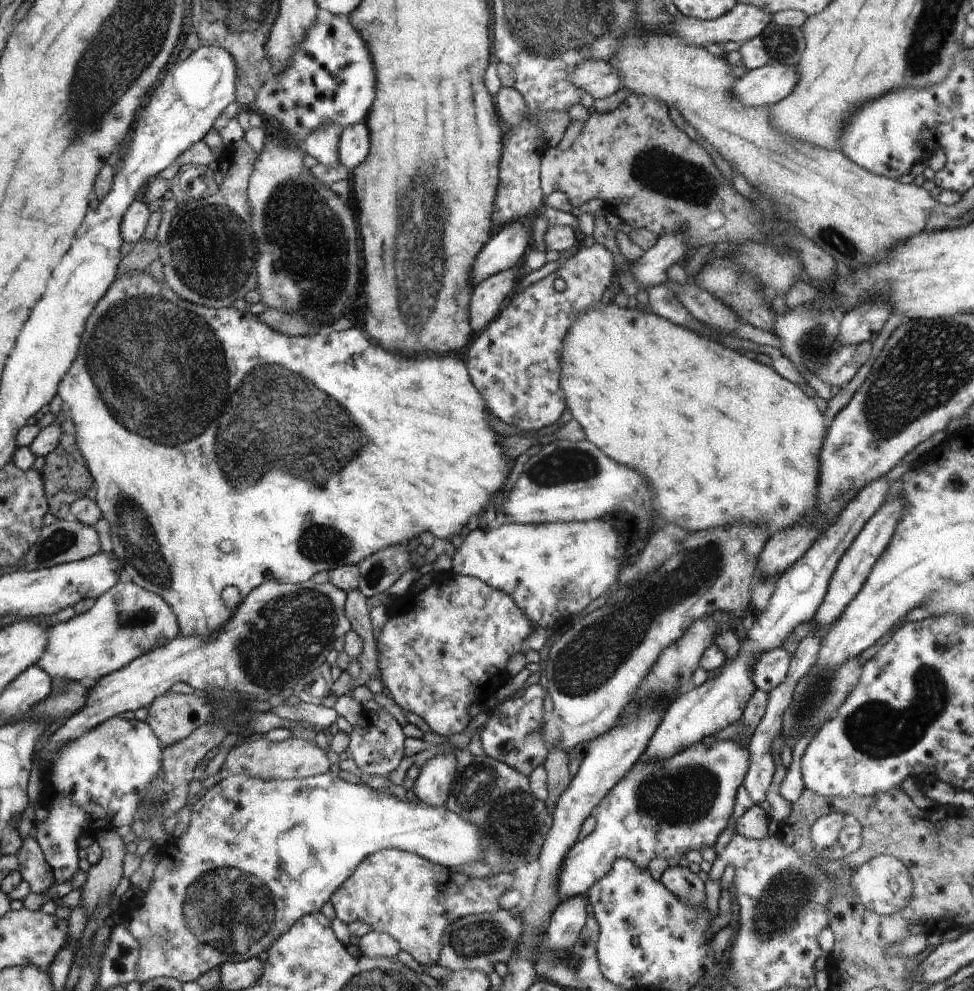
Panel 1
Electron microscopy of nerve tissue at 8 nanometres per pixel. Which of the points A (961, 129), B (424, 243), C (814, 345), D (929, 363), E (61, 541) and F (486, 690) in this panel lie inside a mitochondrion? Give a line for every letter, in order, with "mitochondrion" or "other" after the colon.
A: other
B: mitochondrion
C: mitochondrion
D: mitochondrion
E: mitochondrion
F: other

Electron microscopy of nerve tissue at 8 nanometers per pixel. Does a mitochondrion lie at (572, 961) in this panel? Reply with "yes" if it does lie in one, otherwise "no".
yes

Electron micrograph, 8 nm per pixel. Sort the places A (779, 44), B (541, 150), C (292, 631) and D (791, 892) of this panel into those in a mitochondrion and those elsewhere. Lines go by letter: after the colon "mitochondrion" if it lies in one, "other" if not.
A: mitochondrion
B: other
C: mitochondrion
D: mitochondrion

